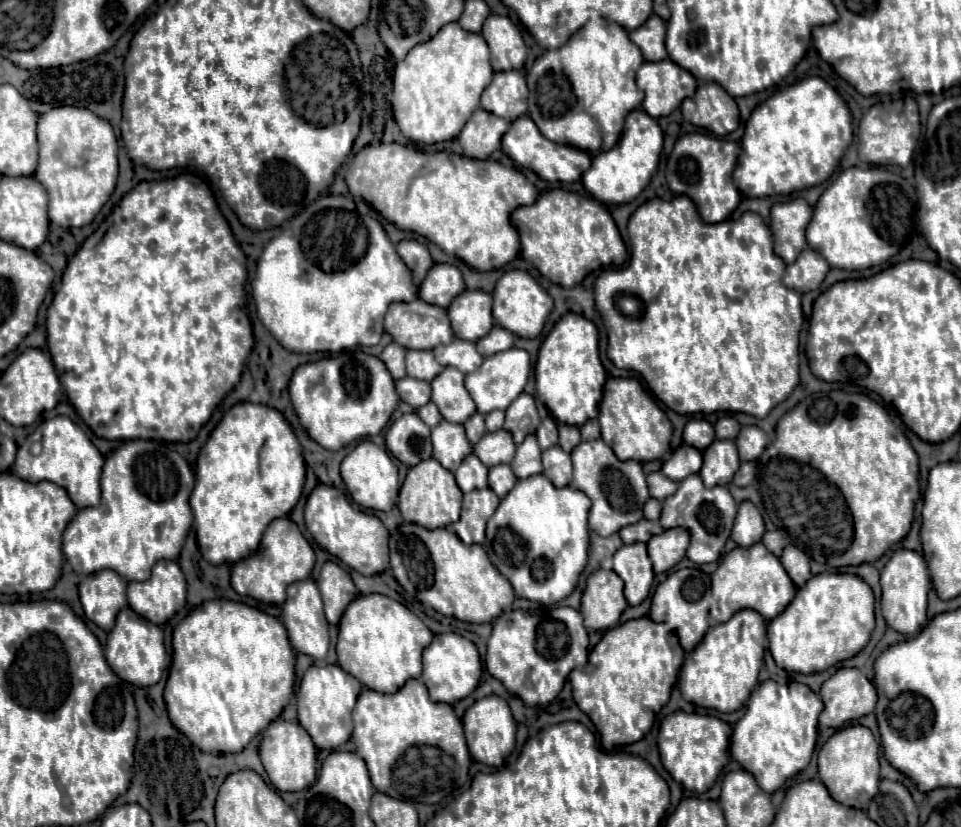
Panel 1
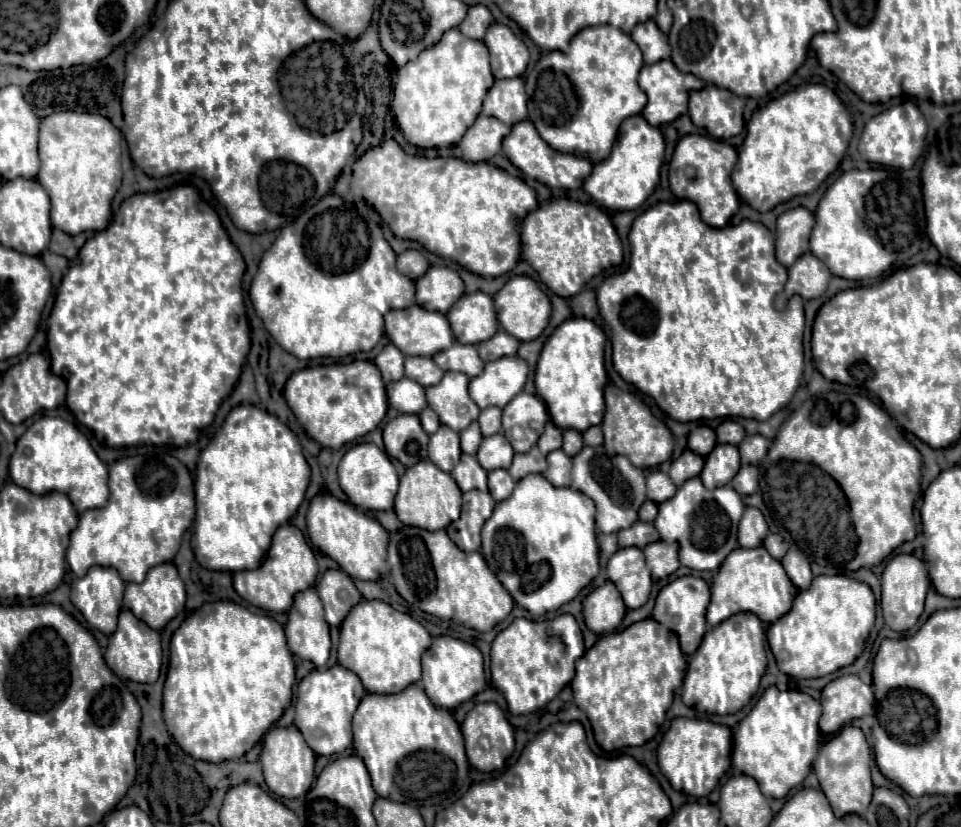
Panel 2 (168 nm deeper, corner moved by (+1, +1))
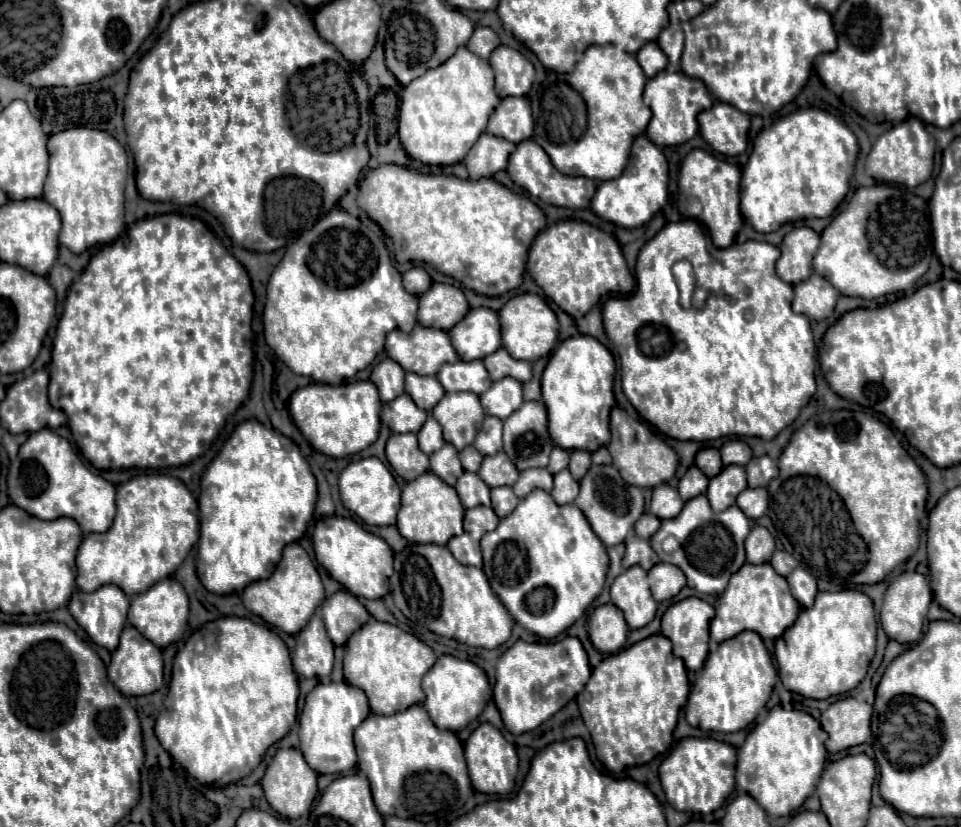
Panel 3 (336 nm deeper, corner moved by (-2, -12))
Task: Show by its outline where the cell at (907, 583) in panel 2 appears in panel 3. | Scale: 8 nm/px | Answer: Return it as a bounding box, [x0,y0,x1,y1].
[880,571,932,643]

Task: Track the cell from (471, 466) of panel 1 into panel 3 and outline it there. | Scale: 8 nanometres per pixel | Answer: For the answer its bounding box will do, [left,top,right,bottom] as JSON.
[456,473,490,509]

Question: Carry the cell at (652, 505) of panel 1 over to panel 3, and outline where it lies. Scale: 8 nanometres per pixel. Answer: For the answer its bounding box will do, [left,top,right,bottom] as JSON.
[634,513,660,539]

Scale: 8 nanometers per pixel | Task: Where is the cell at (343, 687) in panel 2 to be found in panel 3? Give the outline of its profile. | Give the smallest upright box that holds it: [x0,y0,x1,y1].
[300,683,370,775]

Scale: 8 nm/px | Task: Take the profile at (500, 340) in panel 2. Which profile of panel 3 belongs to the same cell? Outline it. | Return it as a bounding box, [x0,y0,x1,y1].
[484,347,532,383]

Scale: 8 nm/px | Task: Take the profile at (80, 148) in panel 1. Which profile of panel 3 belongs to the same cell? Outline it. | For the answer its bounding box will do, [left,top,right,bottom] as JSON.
[44,127,128,255]

